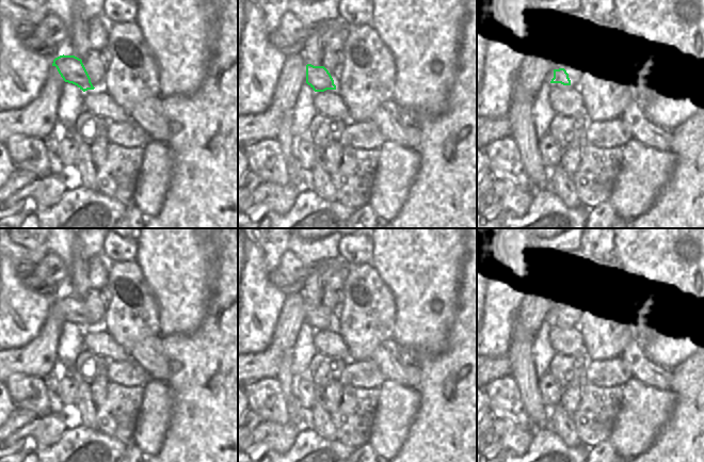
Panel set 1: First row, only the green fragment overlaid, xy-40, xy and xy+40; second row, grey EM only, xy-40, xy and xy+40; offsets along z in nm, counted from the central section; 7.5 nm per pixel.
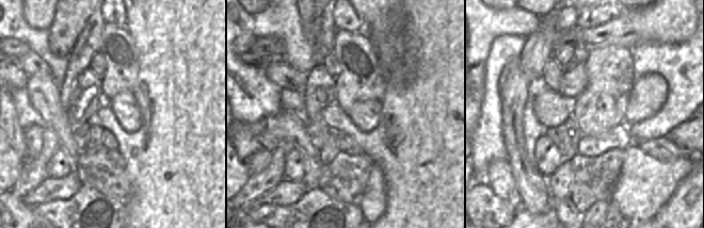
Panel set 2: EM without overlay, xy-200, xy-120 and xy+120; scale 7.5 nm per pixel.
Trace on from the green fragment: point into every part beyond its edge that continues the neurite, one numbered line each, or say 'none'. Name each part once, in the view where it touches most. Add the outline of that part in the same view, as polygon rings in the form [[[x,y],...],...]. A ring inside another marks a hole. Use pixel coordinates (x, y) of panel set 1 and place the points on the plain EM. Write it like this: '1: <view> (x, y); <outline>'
1: xy+40 (575, 312); [[[583,304],[567,305],[564,307],[569,313],[572,326],[580,326],[583,321]]]

